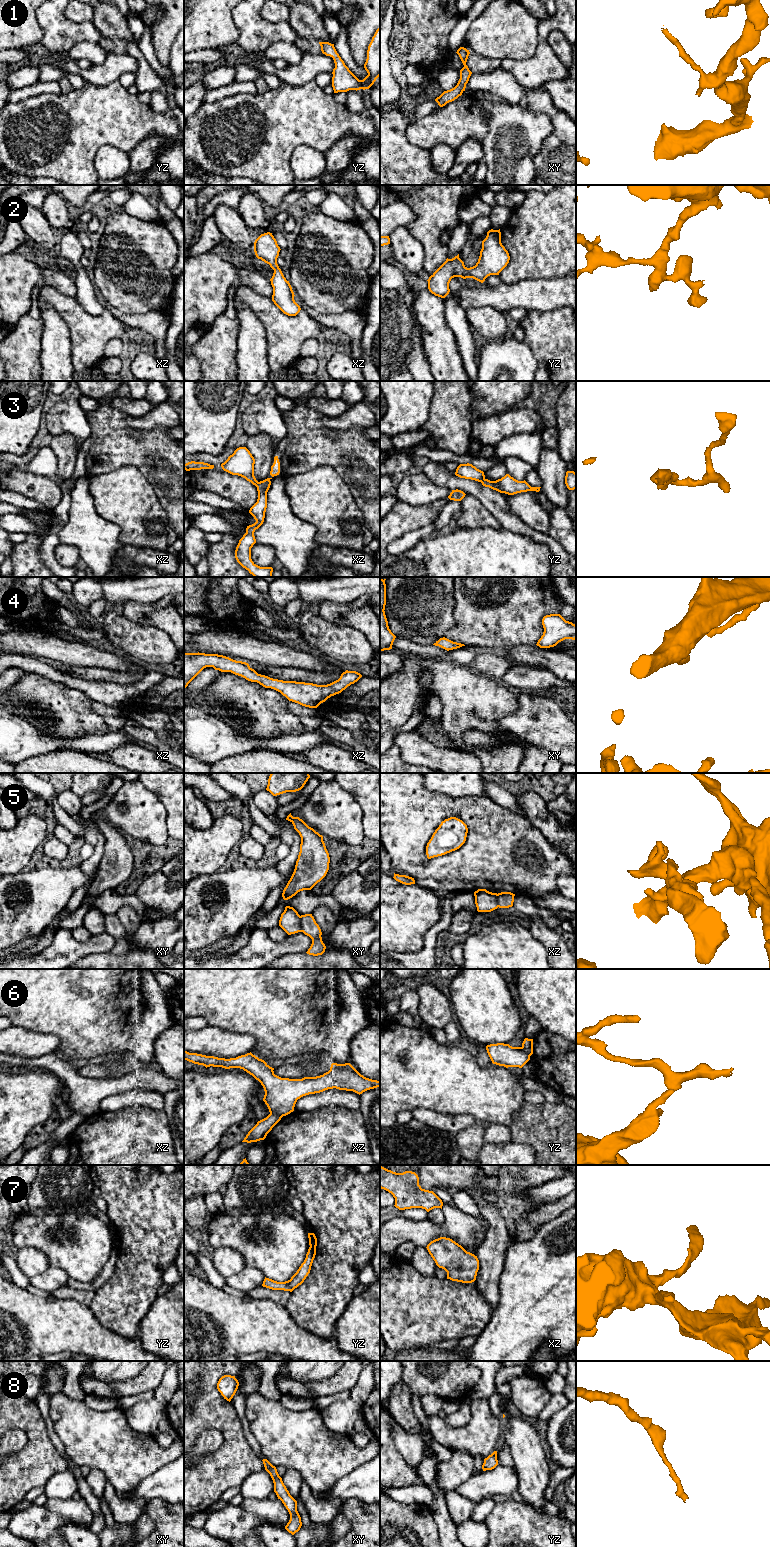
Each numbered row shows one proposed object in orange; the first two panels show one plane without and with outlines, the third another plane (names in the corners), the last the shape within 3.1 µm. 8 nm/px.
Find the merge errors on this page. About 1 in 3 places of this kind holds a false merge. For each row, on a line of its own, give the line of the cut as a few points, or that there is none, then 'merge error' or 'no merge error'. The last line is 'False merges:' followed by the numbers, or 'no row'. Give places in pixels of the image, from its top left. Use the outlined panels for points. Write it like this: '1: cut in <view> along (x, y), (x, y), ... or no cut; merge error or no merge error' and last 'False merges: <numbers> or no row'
1: no cut; no merge error
2: no cut; no merge error
3: cut in xz along (258, 482), (256, 486); merge error
4: no cut; no merge error
5: cut in xy along (299, 916), (301, 931); merge error
6: cut in xz along (270, 1112), (282, 1116); merge error
7: no cut; no merge error
8: no cut; no merge error
False merges: 3, 5, 6

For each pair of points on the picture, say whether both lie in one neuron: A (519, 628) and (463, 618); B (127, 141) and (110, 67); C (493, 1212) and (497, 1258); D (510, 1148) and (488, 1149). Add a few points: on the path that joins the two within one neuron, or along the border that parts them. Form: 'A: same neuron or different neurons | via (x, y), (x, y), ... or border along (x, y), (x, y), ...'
A: same neuron | via (505, 618), (477, 618)
B: different neurons | border along (118, 79), (102, 86), (90, 84)
C: same neuron | via (496, 1223), (496, 1247)
D: same neuron | via (505, 1150), (493, 1150)

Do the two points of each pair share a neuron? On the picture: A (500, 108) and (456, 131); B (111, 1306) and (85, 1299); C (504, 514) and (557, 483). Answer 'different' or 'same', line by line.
A: different
B: different
C: different

